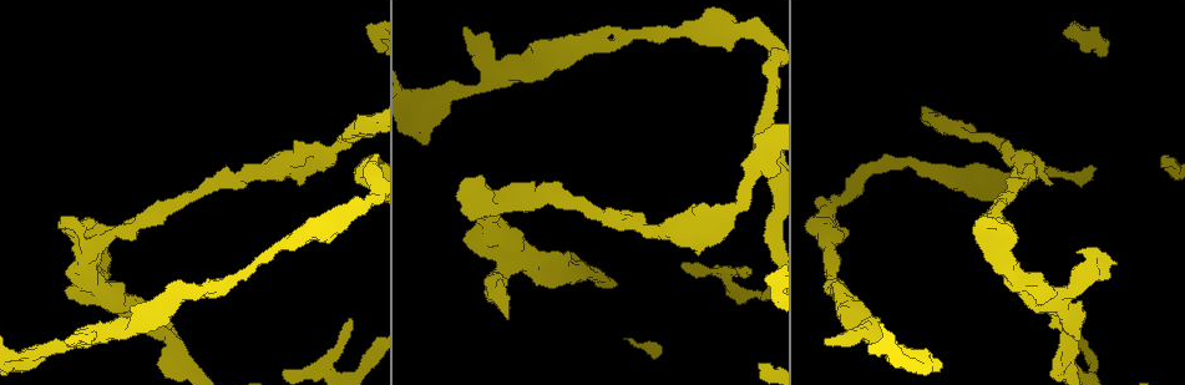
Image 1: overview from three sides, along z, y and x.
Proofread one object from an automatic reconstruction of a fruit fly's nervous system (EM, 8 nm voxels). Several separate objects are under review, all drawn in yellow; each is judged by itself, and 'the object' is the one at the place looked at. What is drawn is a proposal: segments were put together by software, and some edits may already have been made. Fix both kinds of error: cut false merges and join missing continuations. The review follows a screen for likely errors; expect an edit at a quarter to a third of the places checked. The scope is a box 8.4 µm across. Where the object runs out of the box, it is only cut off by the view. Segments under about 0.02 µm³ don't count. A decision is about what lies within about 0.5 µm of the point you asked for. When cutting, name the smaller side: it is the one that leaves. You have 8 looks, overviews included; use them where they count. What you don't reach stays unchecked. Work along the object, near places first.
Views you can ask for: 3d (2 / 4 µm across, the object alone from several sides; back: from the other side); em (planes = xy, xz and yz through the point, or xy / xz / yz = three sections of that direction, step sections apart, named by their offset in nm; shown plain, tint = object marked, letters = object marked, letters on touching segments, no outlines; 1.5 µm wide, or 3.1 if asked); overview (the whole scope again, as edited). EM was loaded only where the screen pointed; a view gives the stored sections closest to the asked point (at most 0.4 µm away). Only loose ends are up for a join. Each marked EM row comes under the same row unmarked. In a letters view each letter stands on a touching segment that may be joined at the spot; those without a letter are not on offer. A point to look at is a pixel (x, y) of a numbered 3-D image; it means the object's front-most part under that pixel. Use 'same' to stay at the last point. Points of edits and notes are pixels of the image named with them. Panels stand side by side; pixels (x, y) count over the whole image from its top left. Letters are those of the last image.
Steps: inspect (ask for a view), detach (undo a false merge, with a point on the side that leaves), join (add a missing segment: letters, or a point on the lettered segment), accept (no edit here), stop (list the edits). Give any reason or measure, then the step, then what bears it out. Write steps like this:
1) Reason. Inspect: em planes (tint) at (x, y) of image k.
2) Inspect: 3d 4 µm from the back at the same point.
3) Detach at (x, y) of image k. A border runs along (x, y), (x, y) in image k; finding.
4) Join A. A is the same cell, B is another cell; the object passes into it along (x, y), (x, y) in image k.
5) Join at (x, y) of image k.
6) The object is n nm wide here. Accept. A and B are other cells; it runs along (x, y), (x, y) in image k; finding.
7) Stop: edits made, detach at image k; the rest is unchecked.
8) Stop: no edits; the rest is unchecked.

Thin end. Inspect: 3d 4 µm at (752, 270) of image 1.

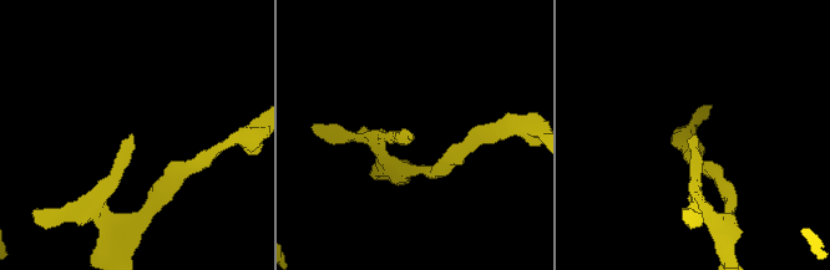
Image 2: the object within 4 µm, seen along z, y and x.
Now the EM. Inspect: em xy step 8 (letters) at (694, 135) of image 2.

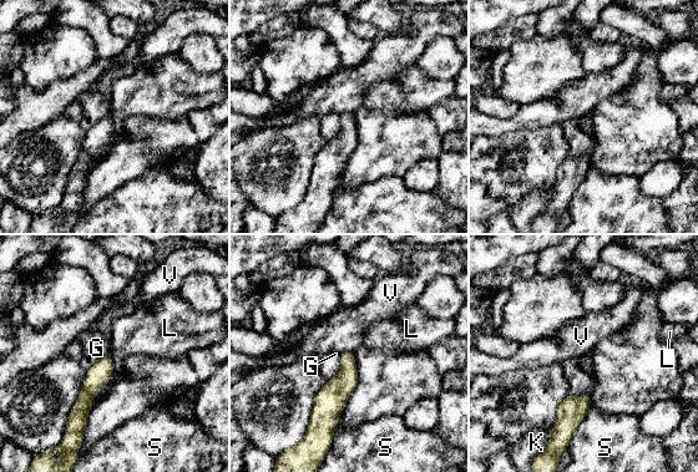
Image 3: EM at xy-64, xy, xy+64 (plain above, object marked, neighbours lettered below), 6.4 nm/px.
Inspect: em planes (letters) at the same point.

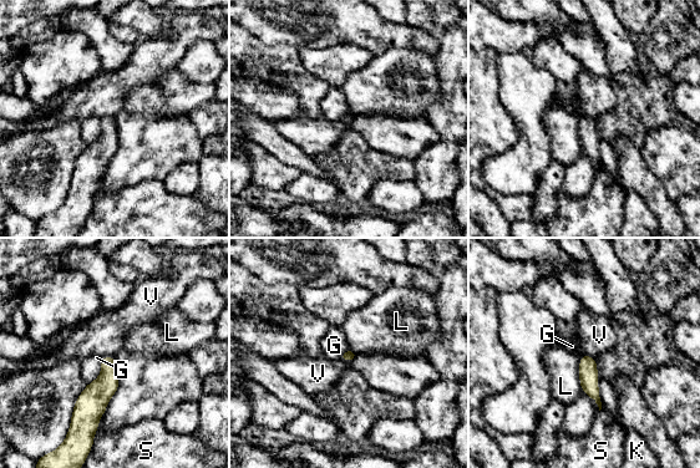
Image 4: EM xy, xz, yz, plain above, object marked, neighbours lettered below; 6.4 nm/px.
The longest contact is with L, 240 nm. Accept. G, K, L, S and V are other cells; a border runs along (112, 355), (106, 355), (101, 359) in image 4; none of them fits.

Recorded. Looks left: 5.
Sudden change in width. Inspect: em xy step 4 (tint) at (290, 240) of image 1.

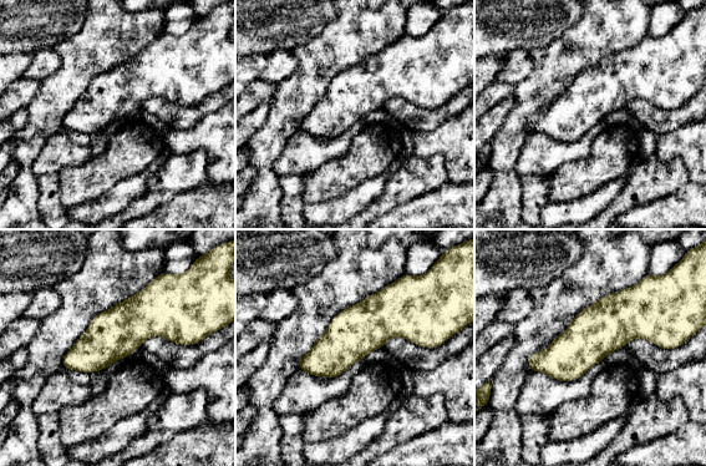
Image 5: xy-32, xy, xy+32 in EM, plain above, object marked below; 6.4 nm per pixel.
Inspect: em planes (letters) at the same point.

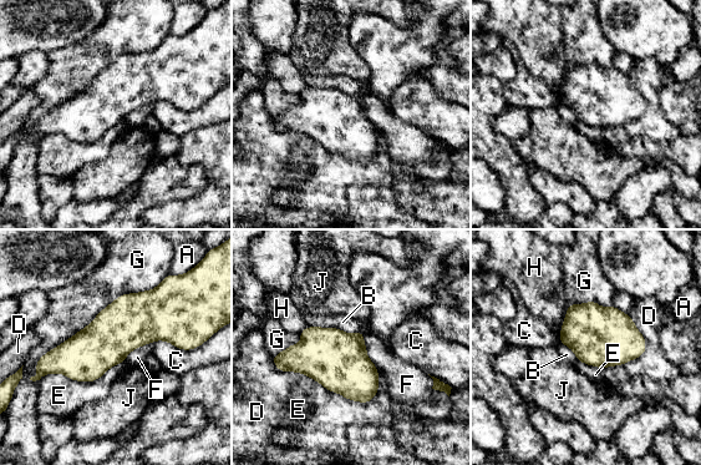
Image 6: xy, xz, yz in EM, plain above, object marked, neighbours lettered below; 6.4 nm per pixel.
Accept. A, B, C, D, E, F, G, H and J are other cells; a border runs along (145, 291), (115, 298), (29, 379) in image 6; one neuron here.

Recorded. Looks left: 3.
An open end. Inspect: em planes (letters) at (928, 353) of image 1.

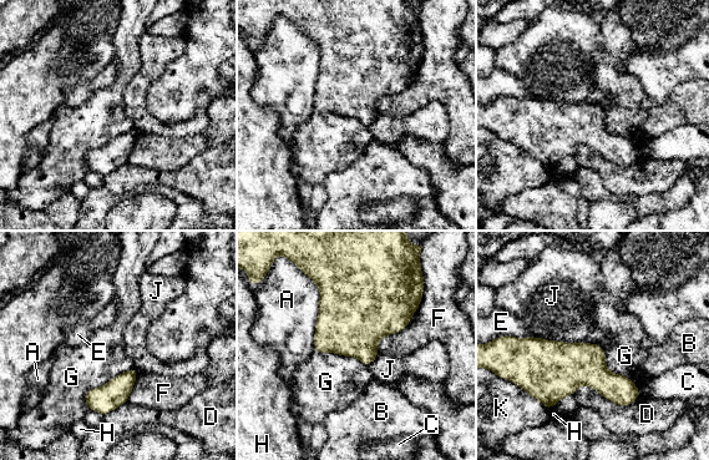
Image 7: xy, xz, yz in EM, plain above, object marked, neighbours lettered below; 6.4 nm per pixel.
Accept. A, B, C, D, E, F, G, H, J and K are other cells; a border runs along (132, 367), (91, 388), (87, 408) in image 7; no lettered segment goes on from it.

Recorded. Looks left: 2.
Stop: no edits; the rest is unchecked.

